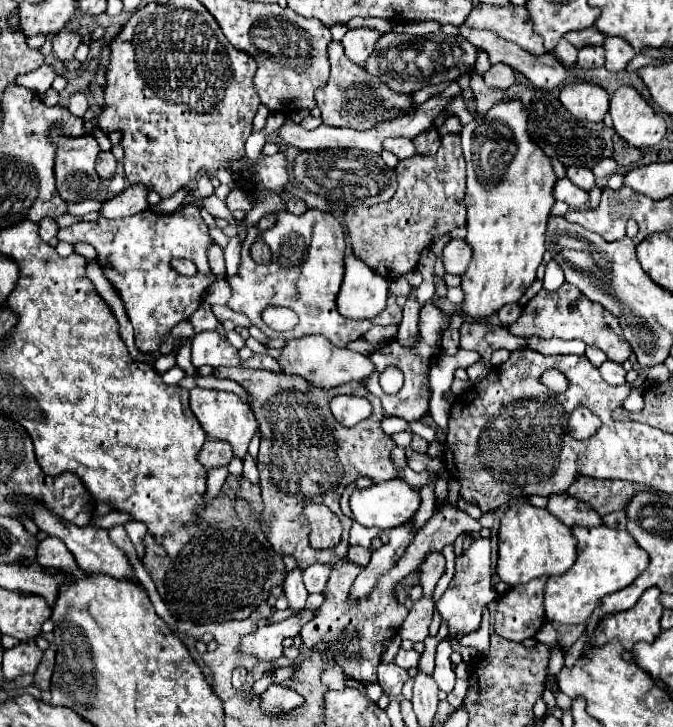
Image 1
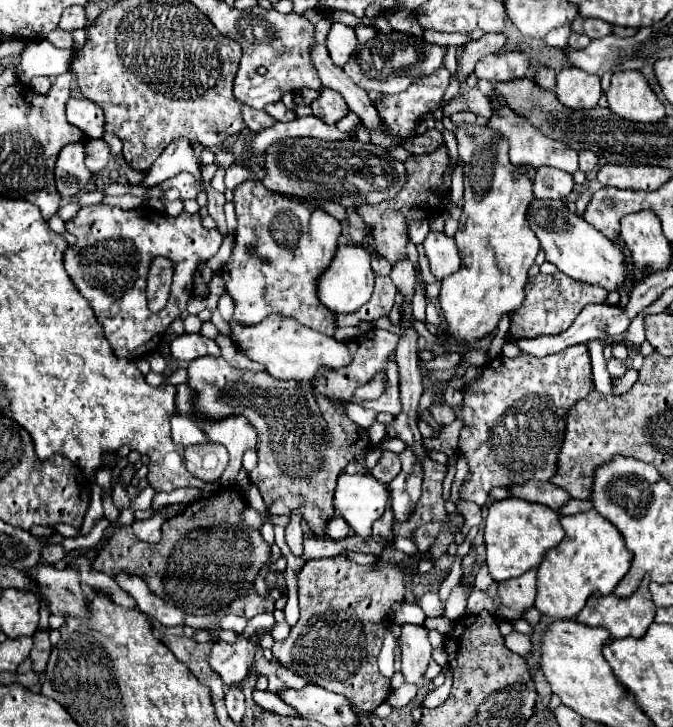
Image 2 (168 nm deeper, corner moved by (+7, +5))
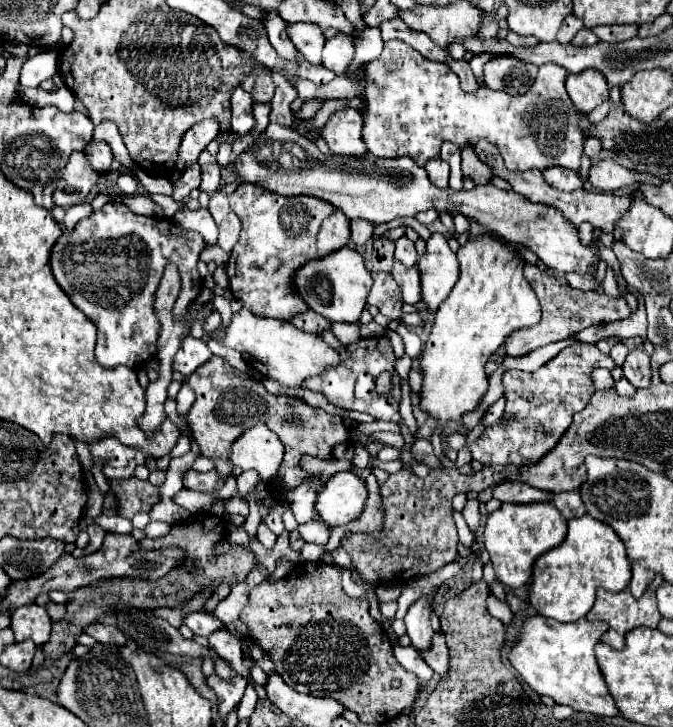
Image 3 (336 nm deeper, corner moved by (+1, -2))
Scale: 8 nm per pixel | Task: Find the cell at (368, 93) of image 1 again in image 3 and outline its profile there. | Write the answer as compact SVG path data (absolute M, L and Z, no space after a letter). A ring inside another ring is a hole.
M349 108L333 114L327 126L321 128L321 136L337 156L369 154L369 148L365 146L365 142L361 142L361 132L349 132Z

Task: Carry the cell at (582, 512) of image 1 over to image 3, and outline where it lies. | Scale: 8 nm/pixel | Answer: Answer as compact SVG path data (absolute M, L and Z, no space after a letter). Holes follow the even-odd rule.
M501 482L493 490L493 498L499 502L513 502L513 504L529 504L529 502L545 502L551 500L551 494L539 488L533 488L523 482Z

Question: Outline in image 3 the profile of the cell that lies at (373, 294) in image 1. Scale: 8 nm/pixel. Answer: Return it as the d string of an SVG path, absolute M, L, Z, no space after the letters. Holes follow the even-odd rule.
M347 246L333 254L327 254L325 258L307 262L305 266L301 266L301 270L293 274L291 282L295 292L303 298L303 302L313 312L325 316L331 322L357 322L373 284L371 274L363 264L363 256Z

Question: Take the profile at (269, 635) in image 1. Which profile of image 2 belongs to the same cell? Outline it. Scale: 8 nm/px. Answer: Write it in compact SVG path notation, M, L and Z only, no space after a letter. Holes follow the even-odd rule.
M271 627L257 629L249 637L245 637L243 633L237 633L237 639L233 643L215 641L215 645L211 649L209 663L227 685L241 683L245 679L251 665L255 663L257 651L261 651L259 639L265 633L271 633Z

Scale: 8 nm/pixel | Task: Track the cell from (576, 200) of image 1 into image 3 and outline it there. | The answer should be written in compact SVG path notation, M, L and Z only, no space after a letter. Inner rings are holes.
M559 166L543 170L543 178L555 190L577 190L577 188L583 186L583 182L577 178L575 170L565 170L565 168L559 168Z

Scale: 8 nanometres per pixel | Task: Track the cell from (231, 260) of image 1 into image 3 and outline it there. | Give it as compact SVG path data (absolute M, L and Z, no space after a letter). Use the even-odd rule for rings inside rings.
M207 150L201 152L201 158L197 160L201 164L203 170L203 182L201 182L201 190L205 192L215 192L219 190L219 180L221 180L221 168L215 160L215 156L211 156Z

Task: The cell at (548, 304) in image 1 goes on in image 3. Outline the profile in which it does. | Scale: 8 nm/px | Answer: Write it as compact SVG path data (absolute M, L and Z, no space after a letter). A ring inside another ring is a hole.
M527 266L525 270L525 278L529 280L529 284L533 286L539 302L541 302L541 310L543 310L543 318L537 326L533 328L521 328L517 332L513 332L507 342L505 342L505 350L509 356L525 356L531 350L545 346L549 342L557 342L557 340L565 340L571 334L587 328L587 326L597 326L597 324L607 324L607 322L615 322L615 320L623 320L631 316L631 310L625 302L623 296L619 298L611 298L607 294L597 294L597 292L581 292L569 286L569 282L565 278L555 278L549 276L545 272L541 272L537 266Z

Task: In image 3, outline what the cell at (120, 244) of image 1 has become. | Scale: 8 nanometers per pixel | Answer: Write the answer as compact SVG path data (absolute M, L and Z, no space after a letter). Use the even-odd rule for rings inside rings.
M115 202L105 204L101 210L93 212L81 224L77 224L69 234L61 236L59 242L51 248L51 270L61 286L61 290L71 298L71 302L97 326L97 346L95 346L95 358L105 368L115 366L129 366L139 368L145 360L153 358L157 352L157 336L161 330L161 324L155 316L153 302L155 292L159 288L159 280L163 276L163 270L167 264L175 264L181 272L181 290L173 306L173 316L179 320L185 316L185 310L189 304L197 298L197 294L203 288L203 280L197 272L197 260L201 250L205 248L205 240L191 230L185 230L177 226L173 220L167 218L149 218L139 216L131 212L125 204L115 206Z

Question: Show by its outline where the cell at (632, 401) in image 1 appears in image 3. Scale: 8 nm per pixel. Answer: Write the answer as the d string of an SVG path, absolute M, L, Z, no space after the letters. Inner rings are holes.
M595 368L591 372L591 382L595 386L595 390L605 390L605 388L613 388L613 378L611 372L605 368Z

